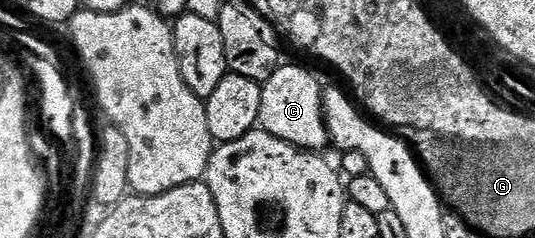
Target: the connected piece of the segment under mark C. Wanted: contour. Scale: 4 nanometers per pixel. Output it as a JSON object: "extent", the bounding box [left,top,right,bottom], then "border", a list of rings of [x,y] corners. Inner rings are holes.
{"extent":[259,64,328,151],"border":[[[280,64],[278,71],[262,82],[259,125],[269,135],[298,149],[323,151],[328,148],[327,119],[323,116],[324,86],[307,69],[299,65]]]}

